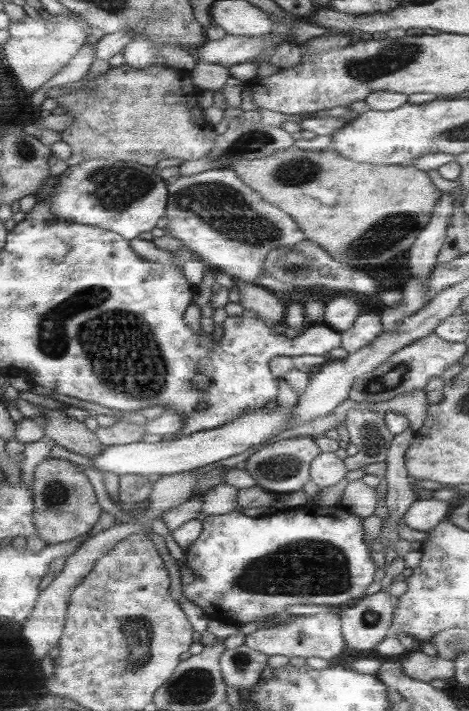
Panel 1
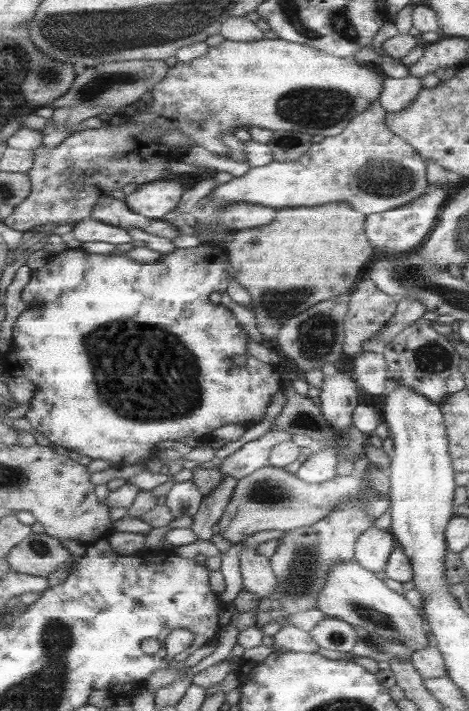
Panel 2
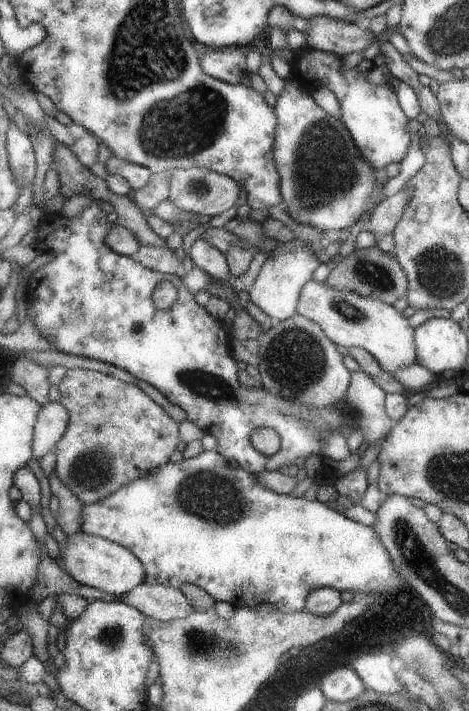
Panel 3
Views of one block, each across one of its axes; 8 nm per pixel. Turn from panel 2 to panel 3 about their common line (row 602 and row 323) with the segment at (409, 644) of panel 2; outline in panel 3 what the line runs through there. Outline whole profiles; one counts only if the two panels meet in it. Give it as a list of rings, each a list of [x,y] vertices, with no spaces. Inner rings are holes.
[[[311,279],[301,291],[297,312],[319,324],[335,344],[345,349],[359,347],[371,352],[382,370],[390,375],[394,370],[416,362],[414,328],[409,325],[408,318],[383,301],[338,291]]]

